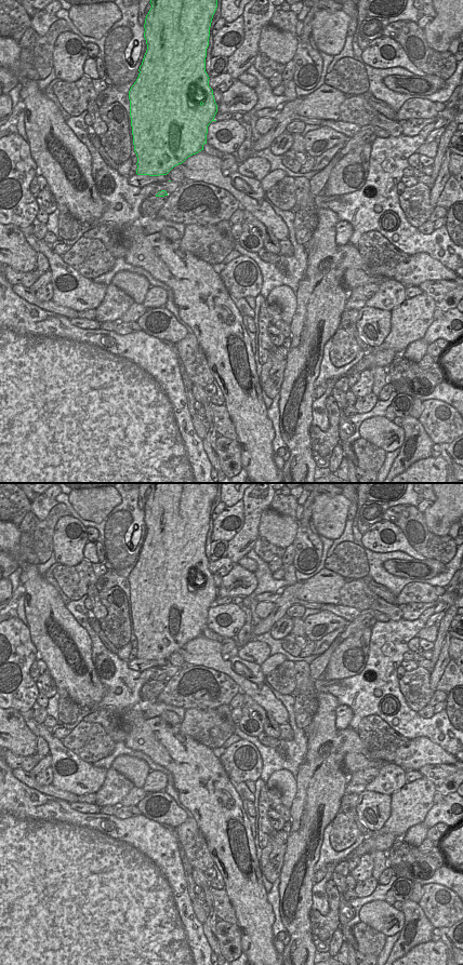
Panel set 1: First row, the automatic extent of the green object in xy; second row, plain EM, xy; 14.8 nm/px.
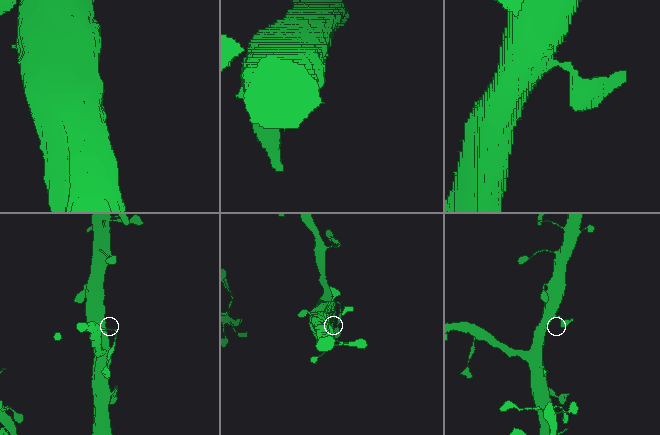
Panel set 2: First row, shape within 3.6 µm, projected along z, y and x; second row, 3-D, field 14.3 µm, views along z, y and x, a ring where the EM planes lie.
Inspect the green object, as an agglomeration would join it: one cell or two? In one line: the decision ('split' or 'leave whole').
leave whole

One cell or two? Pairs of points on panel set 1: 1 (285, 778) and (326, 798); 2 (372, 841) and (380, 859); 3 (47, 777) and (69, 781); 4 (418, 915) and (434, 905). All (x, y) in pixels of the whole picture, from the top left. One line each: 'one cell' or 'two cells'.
1: two cells
2: two cells
3: two cells
4: two cells

